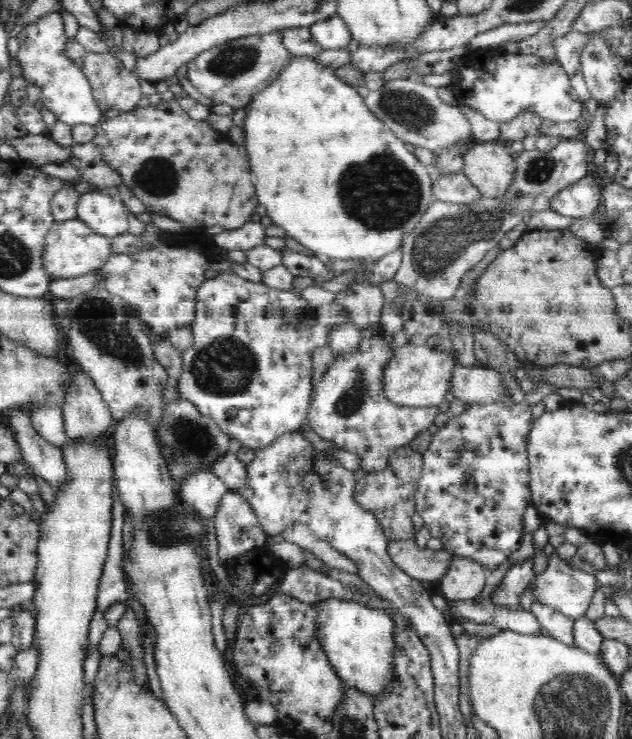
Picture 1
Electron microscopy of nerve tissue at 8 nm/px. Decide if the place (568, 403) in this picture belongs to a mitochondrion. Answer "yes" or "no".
no

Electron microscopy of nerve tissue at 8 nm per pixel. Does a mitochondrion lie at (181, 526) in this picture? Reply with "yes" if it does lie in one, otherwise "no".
yes

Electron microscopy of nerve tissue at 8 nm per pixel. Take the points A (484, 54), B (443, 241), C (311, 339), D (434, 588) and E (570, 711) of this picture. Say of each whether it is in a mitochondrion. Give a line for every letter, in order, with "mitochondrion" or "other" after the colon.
A: other
B: mitochondrion
C: other
D: other
E: mitochondrion

